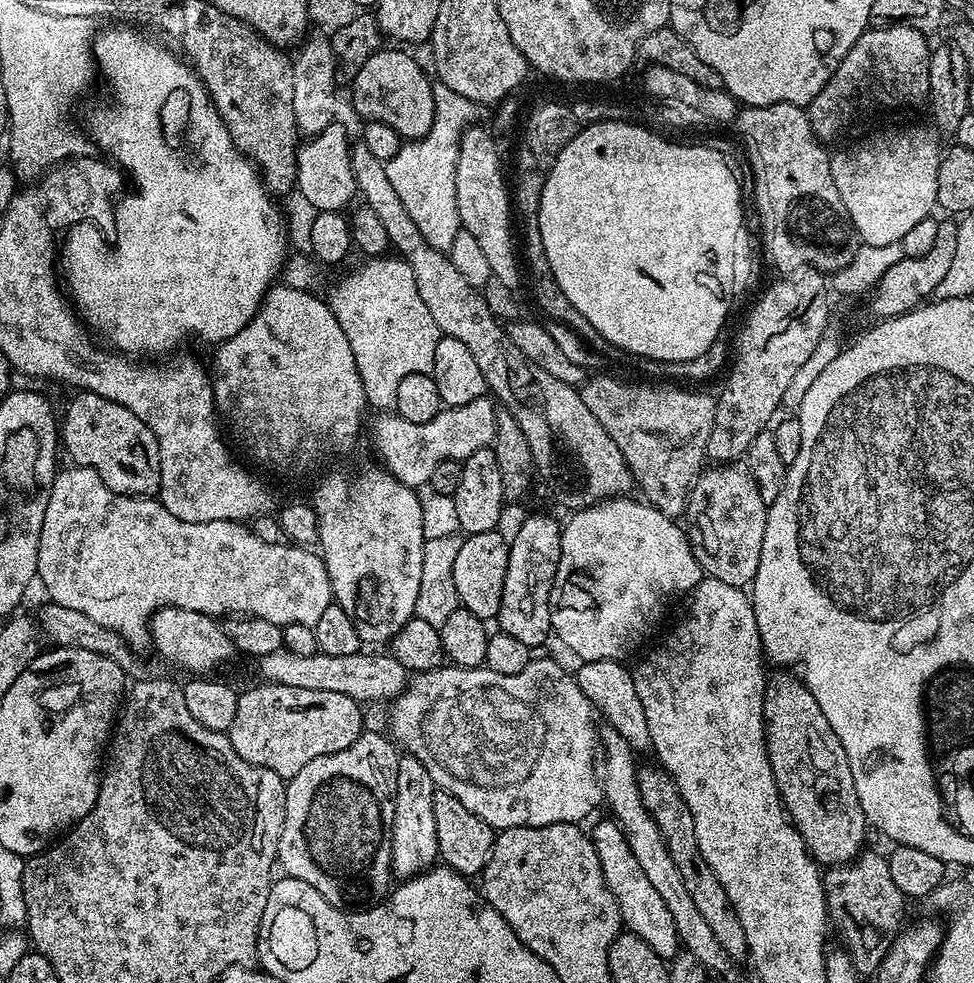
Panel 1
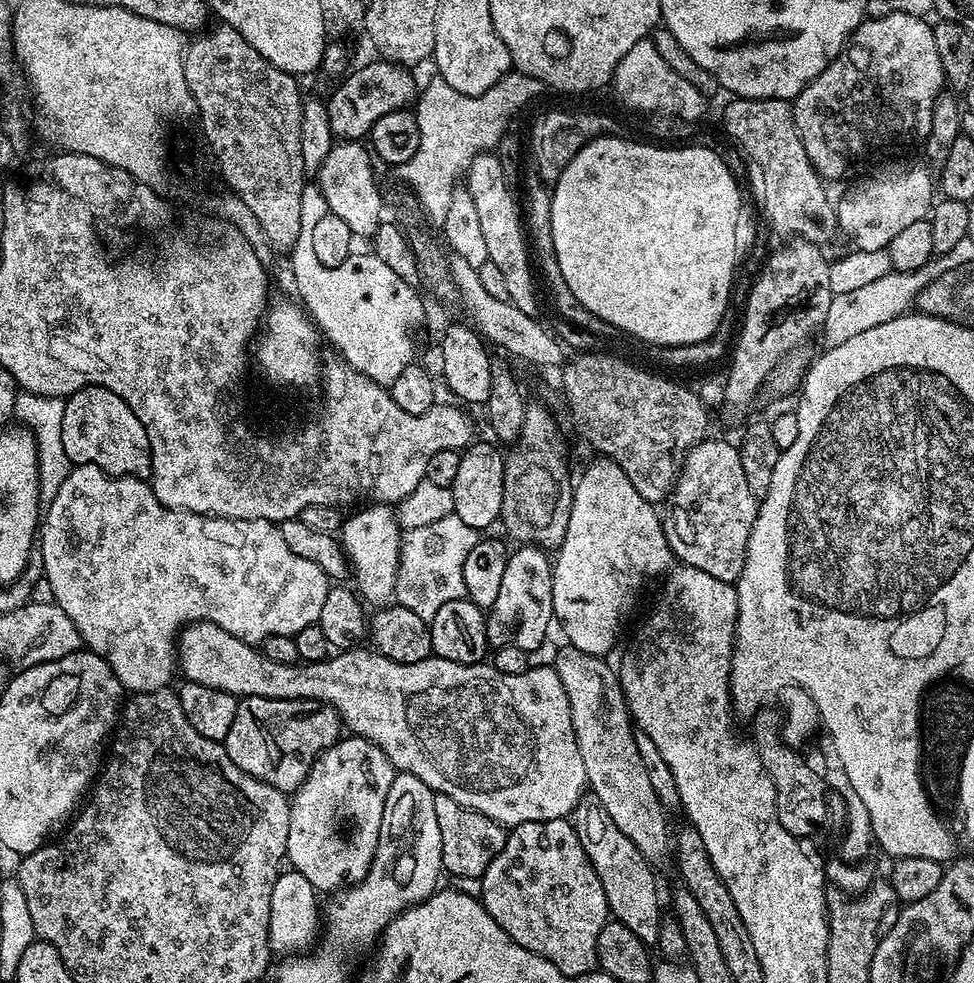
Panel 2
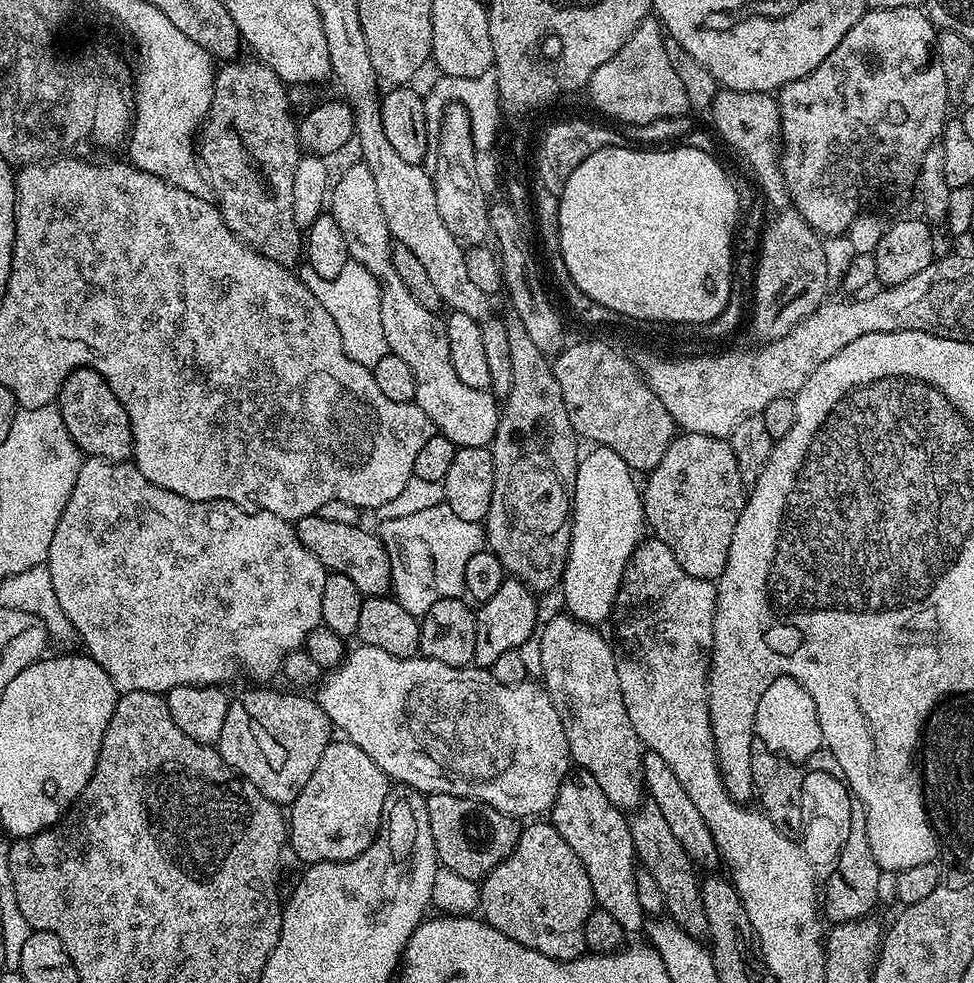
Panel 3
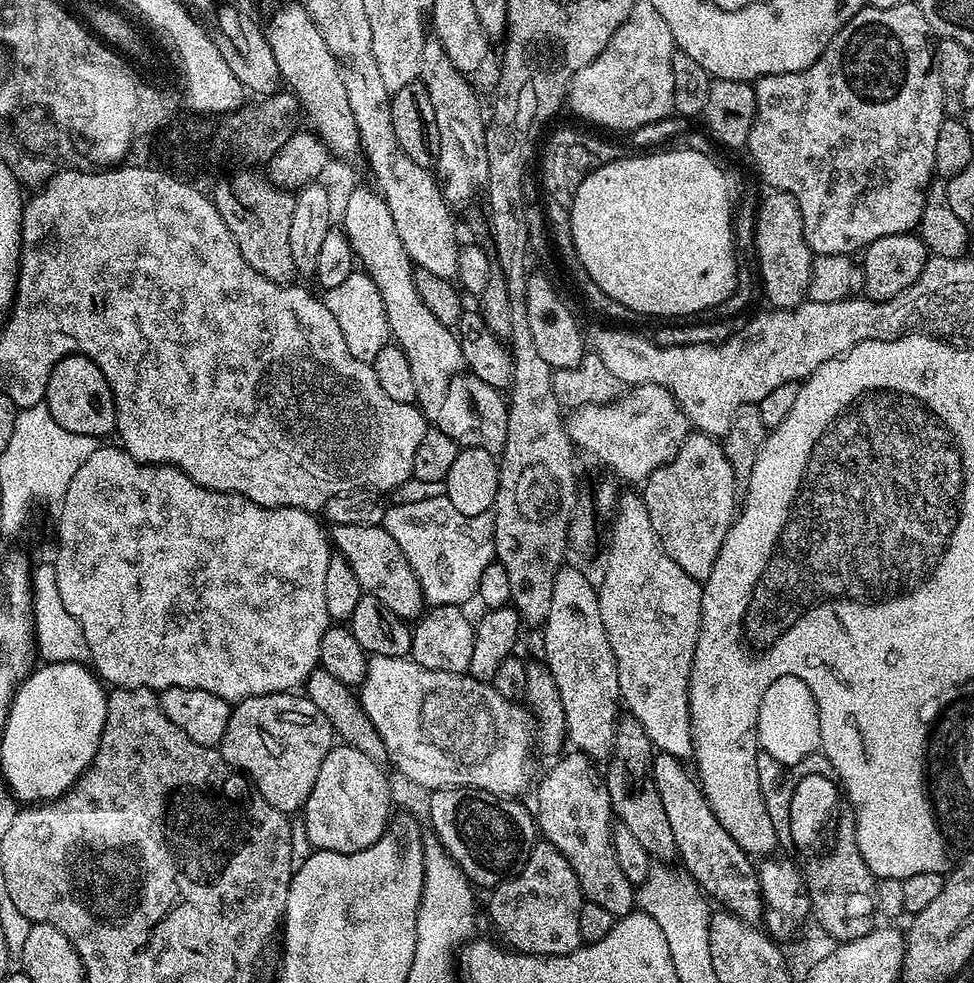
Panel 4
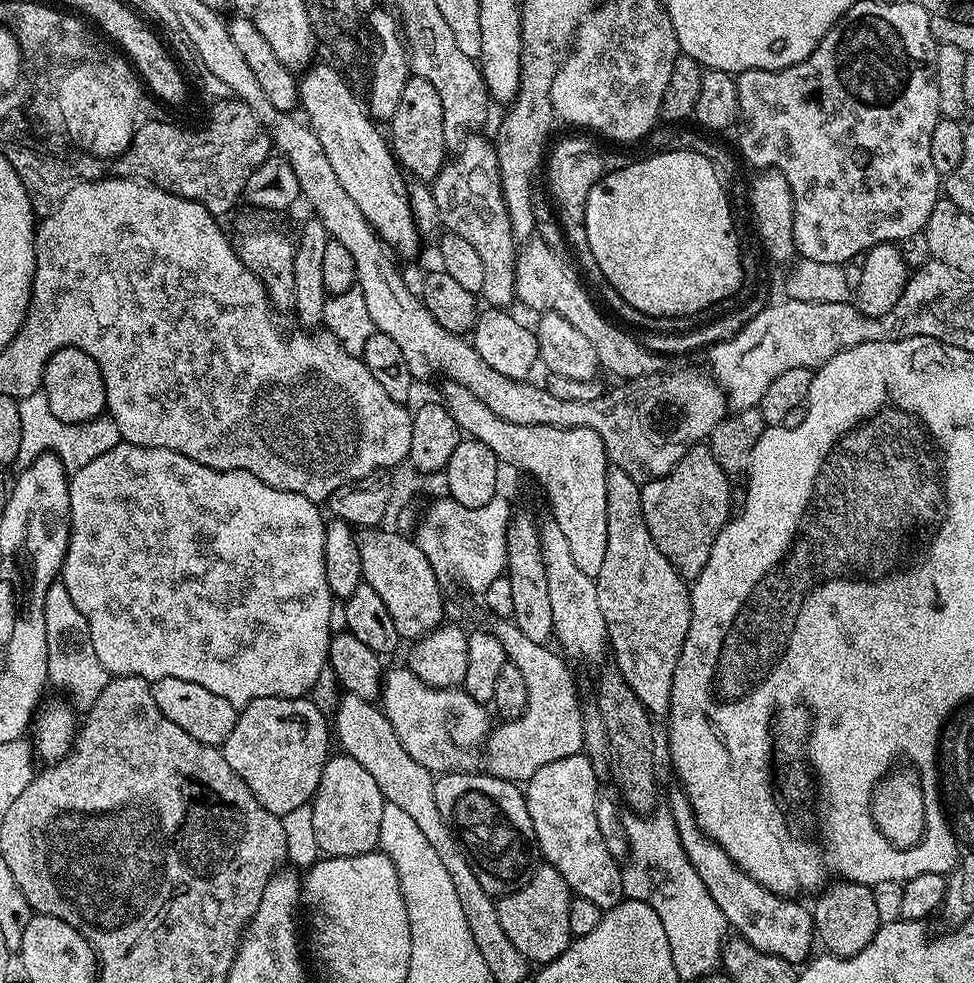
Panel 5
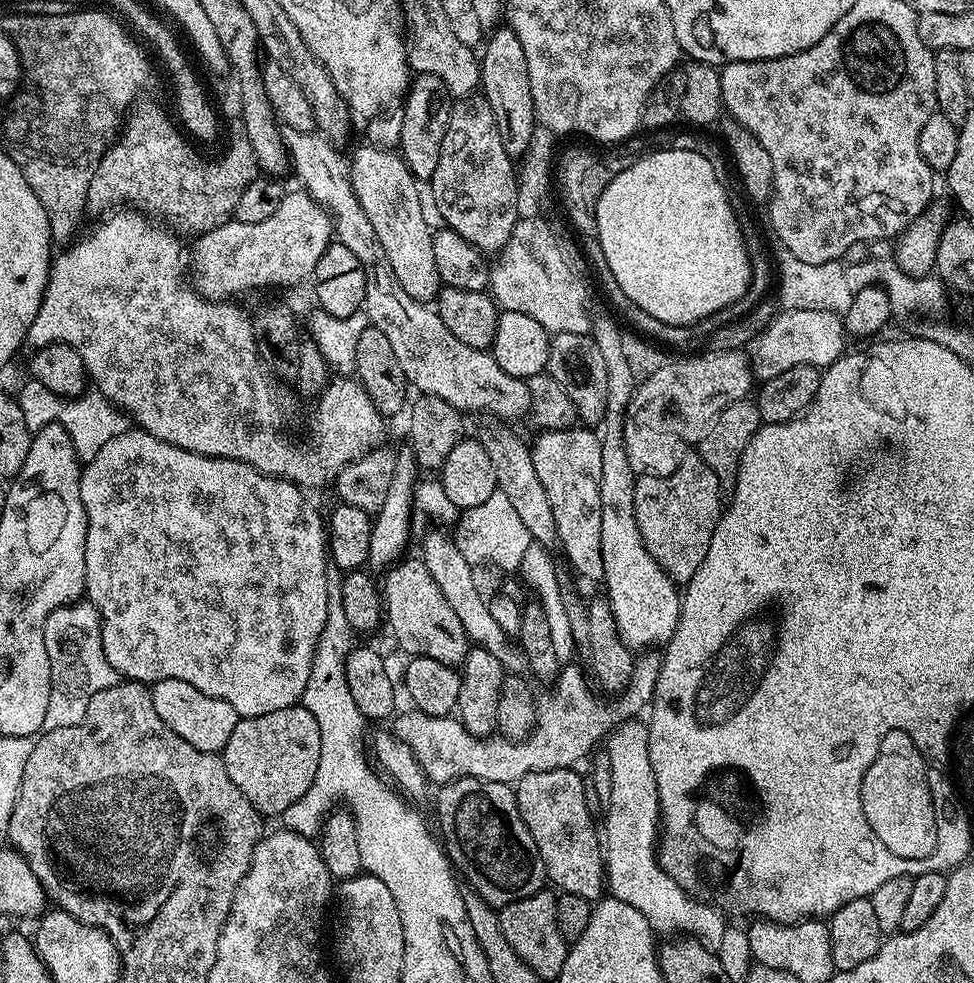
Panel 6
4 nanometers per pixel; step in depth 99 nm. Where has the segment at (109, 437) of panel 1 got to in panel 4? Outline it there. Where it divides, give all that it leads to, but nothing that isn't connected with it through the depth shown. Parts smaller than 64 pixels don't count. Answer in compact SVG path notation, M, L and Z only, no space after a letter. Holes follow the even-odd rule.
M74 355L59 360L50 374L44 403L48 405L54 422L67 432L97 438L116 432L116 403L112 391L102 370L98 370L98 366L90 358Z

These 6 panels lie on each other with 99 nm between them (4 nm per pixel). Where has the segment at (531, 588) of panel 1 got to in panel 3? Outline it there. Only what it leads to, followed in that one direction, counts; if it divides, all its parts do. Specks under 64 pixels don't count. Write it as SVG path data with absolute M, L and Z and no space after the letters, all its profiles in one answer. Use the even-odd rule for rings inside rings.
M505 578L498 586L494 598L483 601L475 609L476 633L474 634L474 664L477 668L491 669L500 655L523 649L528 639L533 639L536 624L537 593L527 588L521 580Z

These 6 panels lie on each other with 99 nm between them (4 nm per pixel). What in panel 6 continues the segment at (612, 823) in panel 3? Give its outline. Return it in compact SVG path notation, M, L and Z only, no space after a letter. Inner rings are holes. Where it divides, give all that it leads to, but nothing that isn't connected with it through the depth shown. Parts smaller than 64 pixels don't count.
M572 768L542 770L526 774L514 791L522 822L526 822L526 830L530 830L534 846L542 854L545 877L551 883L553 880L560 892L578 894L578 898L595 902L605 895L606 873L602 840L597 825L592 825L594 814L586 804L585 781Z

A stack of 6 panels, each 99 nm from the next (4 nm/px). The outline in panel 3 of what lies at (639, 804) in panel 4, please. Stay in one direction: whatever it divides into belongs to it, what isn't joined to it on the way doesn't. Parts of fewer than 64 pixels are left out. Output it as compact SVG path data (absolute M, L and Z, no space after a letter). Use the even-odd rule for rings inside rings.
M651 802L641 803L640 807L631 813L628 829L639 865L650 872L662 890L662 898L665 900L664 912L682 930L686 930L686 934L697 938L707 937L706 906L702 906L700 880L698 875L696 876L697 865L692 863L686 850L682 850L682 842L674 838L666 818L662 818L662 810L658 810L658 806Z

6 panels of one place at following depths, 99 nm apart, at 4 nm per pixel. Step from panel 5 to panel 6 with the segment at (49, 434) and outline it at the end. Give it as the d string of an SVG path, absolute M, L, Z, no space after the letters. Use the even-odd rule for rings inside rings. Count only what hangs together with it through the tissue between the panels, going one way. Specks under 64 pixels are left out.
M27 379L26 384L17 391L16 397L22 414L25 415L27 428L36 431L42 426L57 423L70 434L76 456L82 462L93 460L111 438L126 430L126 417L116 405L109 402L100 392L88 390L76 397L62 397L54 394L37 380Z

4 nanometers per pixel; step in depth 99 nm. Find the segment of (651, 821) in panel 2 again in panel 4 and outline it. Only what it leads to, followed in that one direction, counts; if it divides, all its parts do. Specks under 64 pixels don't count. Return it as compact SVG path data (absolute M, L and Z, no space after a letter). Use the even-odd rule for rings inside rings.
M562 566L554 578L554 594L550 598L550 614L542 625L544 631L543 663L548 665L558 686L558 698L562 698L562 710L566 714L566 740L577 752L591 756L593 761L604 762L611 757L616 725L622 716L622 701L618 686L618 666L614 650L610 650L610 638L606 638L606 626L602 626L602 610L597 589L576 568Z

